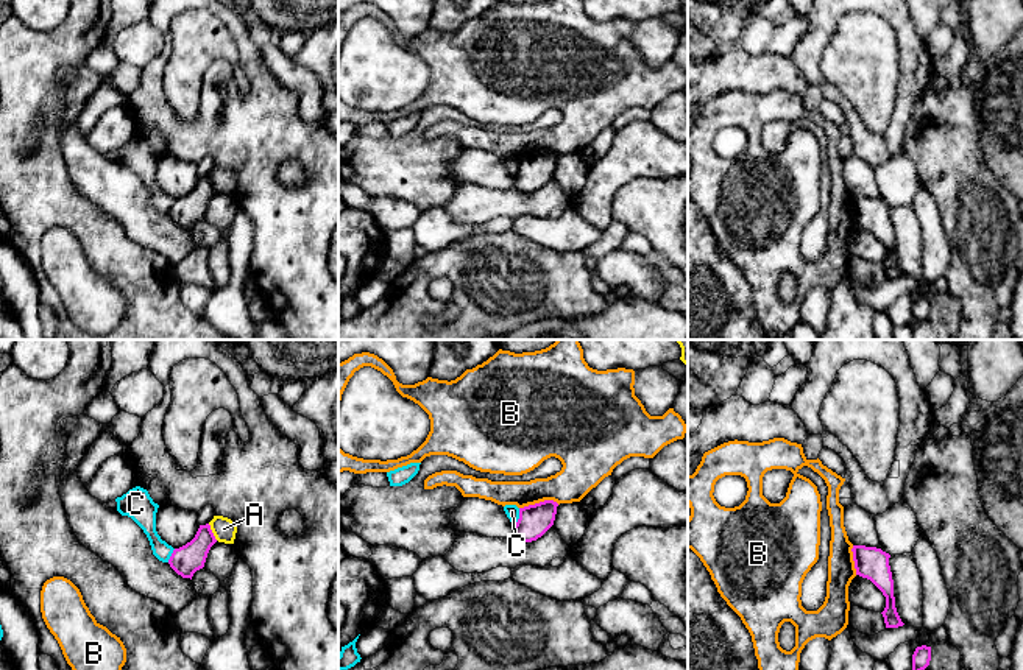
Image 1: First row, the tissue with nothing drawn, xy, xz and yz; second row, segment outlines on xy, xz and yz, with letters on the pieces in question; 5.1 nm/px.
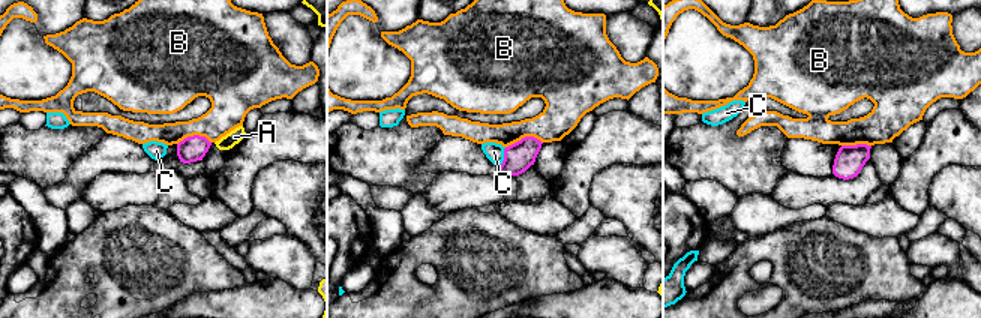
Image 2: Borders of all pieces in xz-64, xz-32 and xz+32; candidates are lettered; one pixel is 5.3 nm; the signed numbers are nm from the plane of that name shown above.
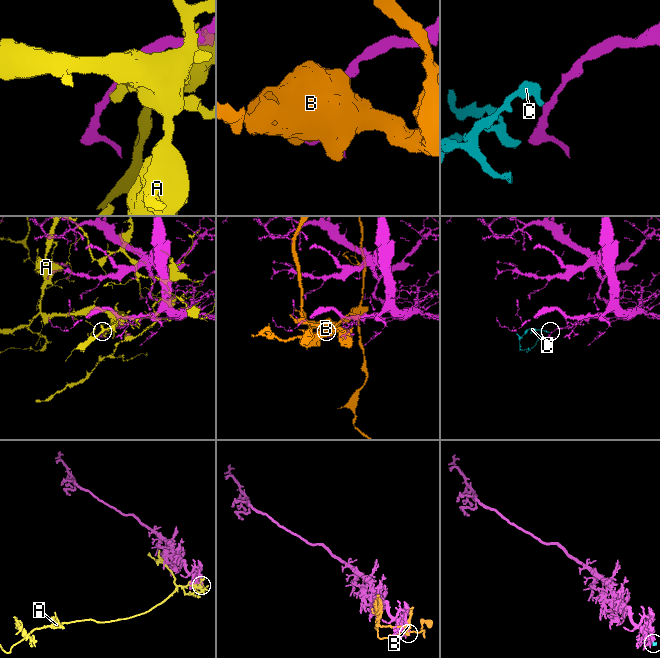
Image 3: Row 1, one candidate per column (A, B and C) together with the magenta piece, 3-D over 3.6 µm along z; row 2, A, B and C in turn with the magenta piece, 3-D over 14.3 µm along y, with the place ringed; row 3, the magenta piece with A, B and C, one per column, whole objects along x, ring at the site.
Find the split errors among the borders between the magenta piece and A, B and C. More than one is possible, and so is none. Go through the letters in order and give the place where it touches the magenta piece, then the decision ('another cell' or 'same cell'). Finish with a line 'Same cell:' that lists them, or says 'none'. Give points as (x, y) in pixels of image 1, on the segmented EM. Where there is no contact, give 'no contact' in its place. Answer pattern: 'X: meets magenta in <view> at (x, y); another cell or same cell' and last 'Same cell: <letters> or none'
A: meets magenta in xy at (211, 532); another cell
B: meets magenta in xz at (540, 502); another cell
C: meets magenta in xz at (520, 518); another cell
Same cell: none

